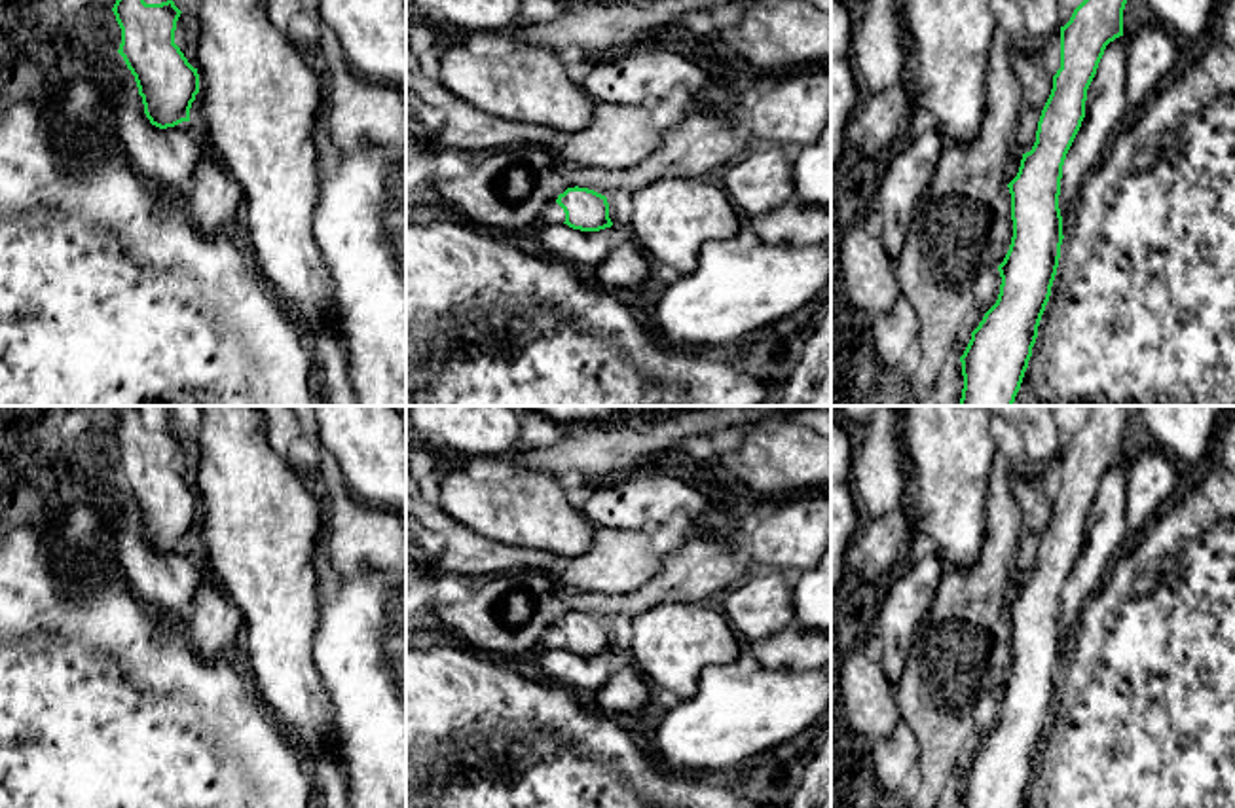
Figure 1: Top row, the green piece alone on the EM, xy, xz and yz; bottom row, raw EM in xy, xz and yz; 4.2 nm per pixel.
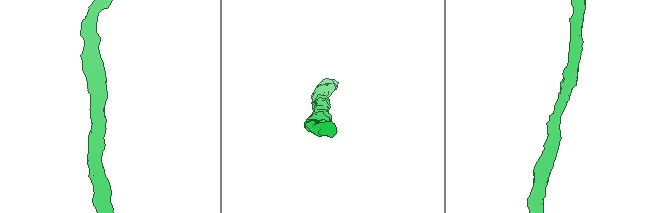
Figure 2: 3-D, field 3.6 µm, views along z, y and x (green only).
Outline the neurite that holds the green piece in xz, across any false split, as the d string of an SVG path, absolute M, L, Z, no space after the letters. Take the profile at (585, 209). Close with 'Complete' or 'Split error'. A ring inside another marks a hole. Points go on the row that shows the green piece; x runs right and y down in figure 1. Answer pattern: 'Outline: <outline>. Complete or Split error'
Outline: M575 186L560 193L556 203L563 209L565 222L554 226L544 224L539 241L546 250L546 258L571 264L577 269L603 264L620 235L609 218L607 197L594 190Z. Split error

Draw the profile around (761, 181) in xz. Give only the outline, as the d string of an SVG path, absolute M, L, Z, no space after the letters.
M753 144L715 178L744 218L787 205L795 195L793 148Z

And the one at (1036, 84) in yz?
M1013 51L1011 68L1023 91L1019 108L1015 148L1021 154L1032 150L1036 142L1038 121L1053 89L1053 76L1041 61L1030 51Z

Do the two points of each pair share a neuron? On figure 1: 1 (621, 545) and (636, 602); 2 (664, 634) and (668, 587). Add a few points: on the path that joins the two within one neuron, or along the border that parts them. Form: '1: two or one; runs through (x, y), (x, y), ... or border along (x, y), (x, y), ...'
1: two; border along (664, 560), (649, 579), (628, 592), (587, 590)
2: two; border along (712, 602), (663, 602), (634, 619)

